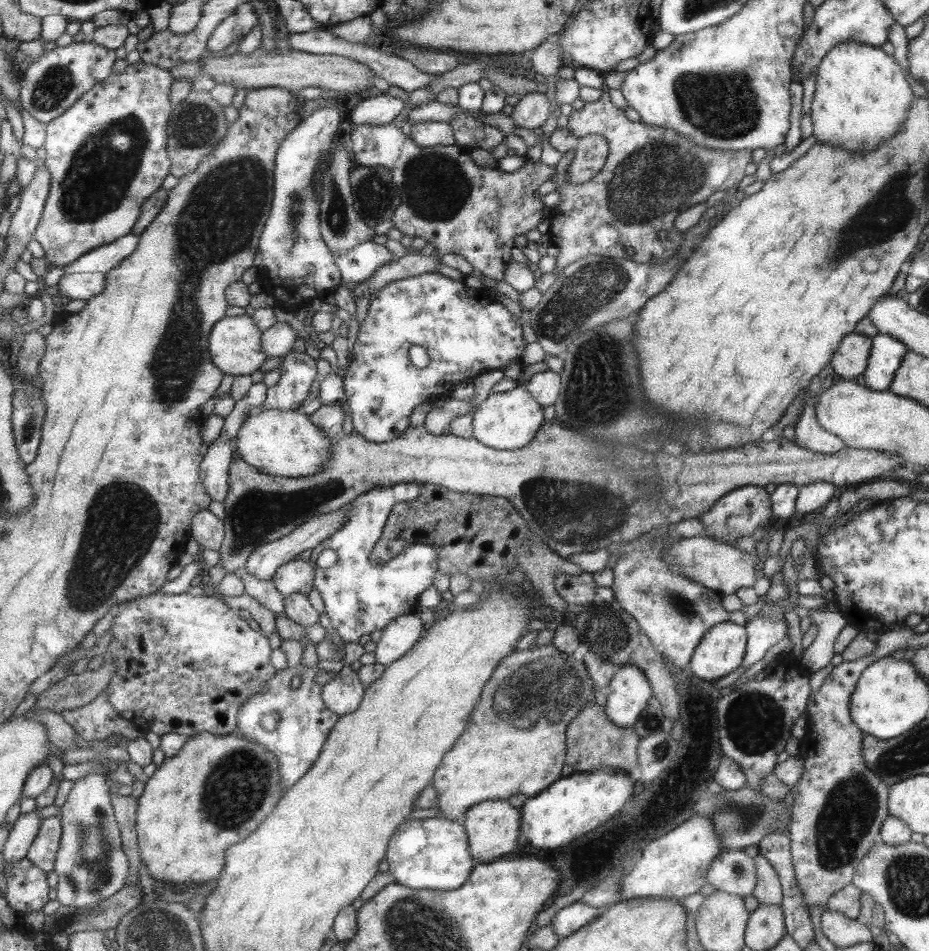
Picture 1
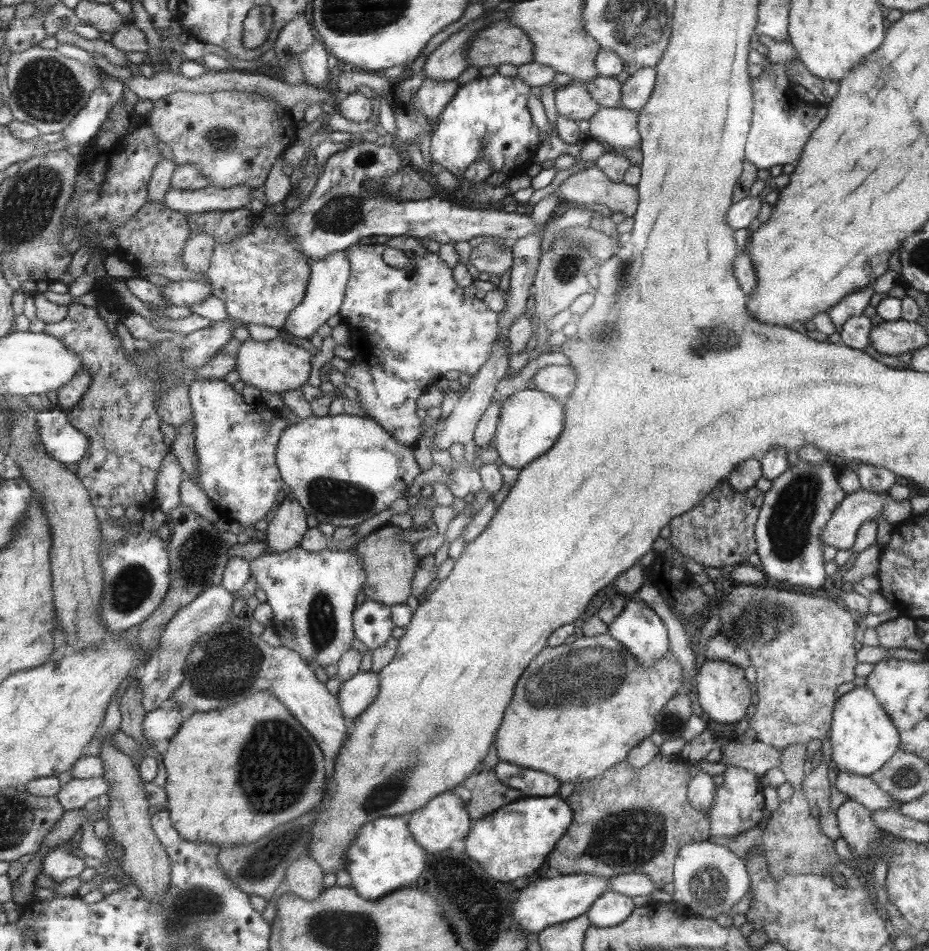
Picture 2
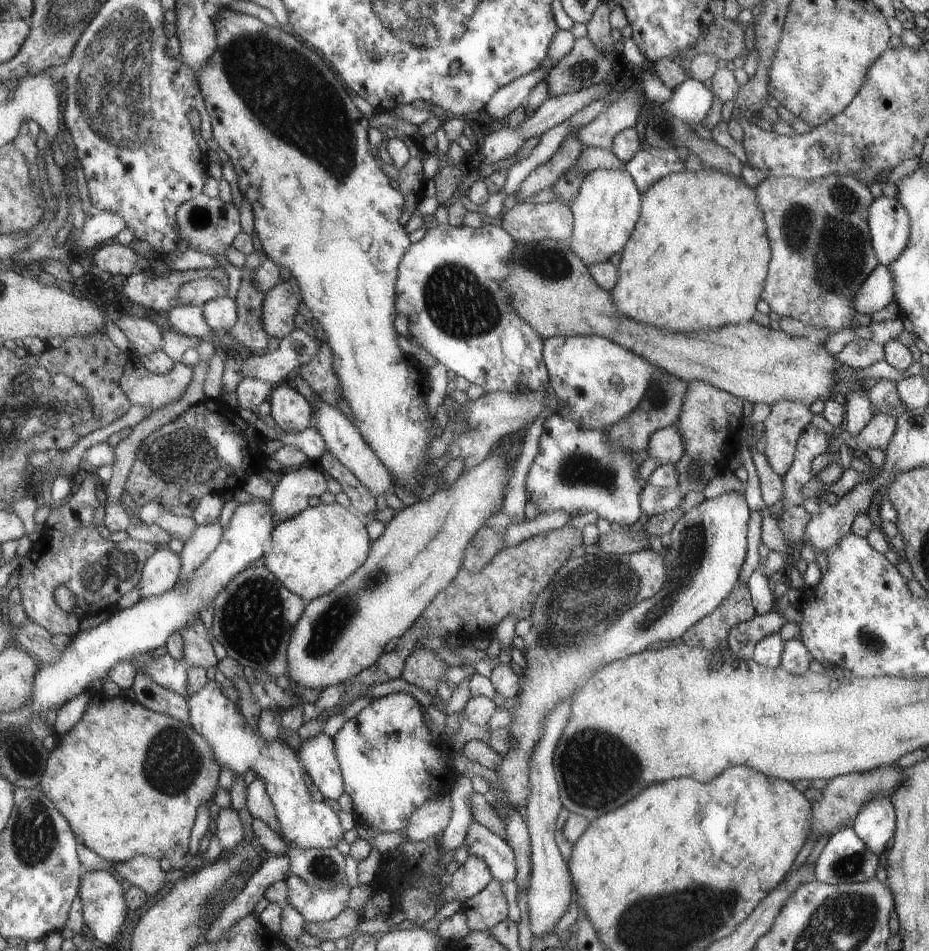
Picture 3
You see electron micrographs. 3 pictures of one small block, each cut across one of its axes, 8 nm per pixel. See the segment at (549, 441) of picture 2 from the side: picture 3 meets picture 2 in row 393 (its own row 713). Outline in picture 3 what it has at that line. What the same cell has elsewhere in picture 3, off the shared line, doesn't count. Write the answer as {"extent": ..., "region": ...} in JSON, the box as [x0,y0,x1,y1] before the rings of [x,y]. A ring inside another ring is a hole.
{"extent":[486,491,750,820],"region":[[[729,491],[722,496],[704,499],[684,513],[670,531],[671,544],[664,550],[669,579],[661,591],[622,612],[614,620],[616,624],[610,622],[610,628],[604,630],[602,636],[588,638],[580,646],[552,646],[546,638],[540,640],[538,636],[536,641],[526,642],[524,666],[520,674],[516,672],[520,684],[520,692],[516,697],[520,702],[511,709],[513,722],[508,726],[508,730],[512,732],[514,748],[508,754],[502,755],[502,760],[494,770],[500,782],[496,784],[496,788],[490,784],[486,794],[500,820],[504,820],[504,814],[500,812],[500,808],[496,808],[498,800],[504,800],[504,804],[516,808],[528,804],[530,760],[534,744],[538,744],[544,732],[542,726],[546,720],[546,712],[554,708],[556,702],[574,694],[578,682],[582,680],[580,684],[585,684],[595,671],[606,666],[606,662],[642,652],[655,642],[681,641],[686,631],[694,628],[698,620],[716,610],[732,594],[746,560],[748,518],[750,510],[744,494]]]}

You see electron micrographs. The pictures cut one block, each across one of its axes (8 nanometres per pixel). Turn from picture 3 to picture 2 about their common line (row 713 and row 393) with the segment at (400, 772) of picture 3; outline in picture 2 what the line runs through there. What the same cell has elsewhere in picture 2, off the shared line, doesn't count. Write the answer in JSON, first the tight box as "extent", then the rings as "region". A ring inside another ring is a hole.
{"extent":[339,235,501,447],"region":[[[404,235],[389,237],[389,240],[385,244],[377,243],[368,245],[366,243],[357,243],[356,245],[349,246],[345,251],[346,257],[350,261],[351,271],[339,315],[342,317],[342,323],[347,325],[350,332],[348,346],[356,351],[356,357],[351,359],[350,369],[343,372],[346,377],[345,386],[350,386],[350,388],[358,391],[358,401],[364,407],[366,418],[374,419],[381,423],[397,442],[404,443],[408,447],[421,446],[422,441],[420,439],[422,435],[420,435],[420,426],[422,426],[422,420],[416,416],[416,400],[418,400],[418,396],[424,394],[424,390],[428,386],[438,383],[438,380],[446,372],[450,372],[450,370],[468,374],[471,377],[478,374],[481,371],[481,367],[489,361],[489,358],[492,358],[493,347],[497,346],[497,338],[501,338],[500,324],[498,324],[500,316],[496,311],[489,310],[482,298],[470,298],[470,294],[466,294],[466,290],[458,285],[458,274],[454,274],[454,268],[450,268],[453,262],[442,260],[440,254],[435,253],[434,250],[426,249],[417,238],[405,237]],[[388,248],[396,248],[412,255],[412,258],[410,258],[412,259],[412,264],[408,264],[404,268],[392,268],[392,266],[388,266],[384,262],[384,251]]]}

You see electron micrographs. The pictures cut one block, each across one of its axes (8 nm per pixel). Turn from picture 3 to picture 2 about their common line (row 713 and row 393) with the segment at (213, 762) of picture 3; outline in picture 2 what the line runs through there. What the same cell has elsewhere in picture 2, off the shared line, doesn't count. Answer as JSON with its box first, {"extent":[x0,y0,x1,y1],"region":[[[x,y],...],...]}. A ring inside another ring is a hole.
{"extent":[45,303,169,511],"region":[[[72,303],[69,306],[69,315],[63,322],[47,325],[45,332],[61,339],[75,354],[80,355],[84,360],[82,371],[88,371],[93,379],[93,384],[81,397],[82,400],[72,410],[68,410],[68,414],[72,424],[84,432],[91,441],[88,455],[78,463],[78,475],[90,490],[94,504],[108,510],[120,504],[128,510],[134,507],[144,511],[156,510],[159,508],[157,504],[158,473],[161,472],[162,464],[169,453],[169,448],[164,443],[165,439],[160,431],[160,423],[163,419],[157,398],[167,388],[169,381],[166,380],[162,385],[154,385],[141,374],[141,371],[137,370],[135,358],[138,355],[132,360],[126,360],[126,350],[122,346],[122,340],[114,335],[116,332],[108,327],[108,322],[102,317],[98,308]]]}

